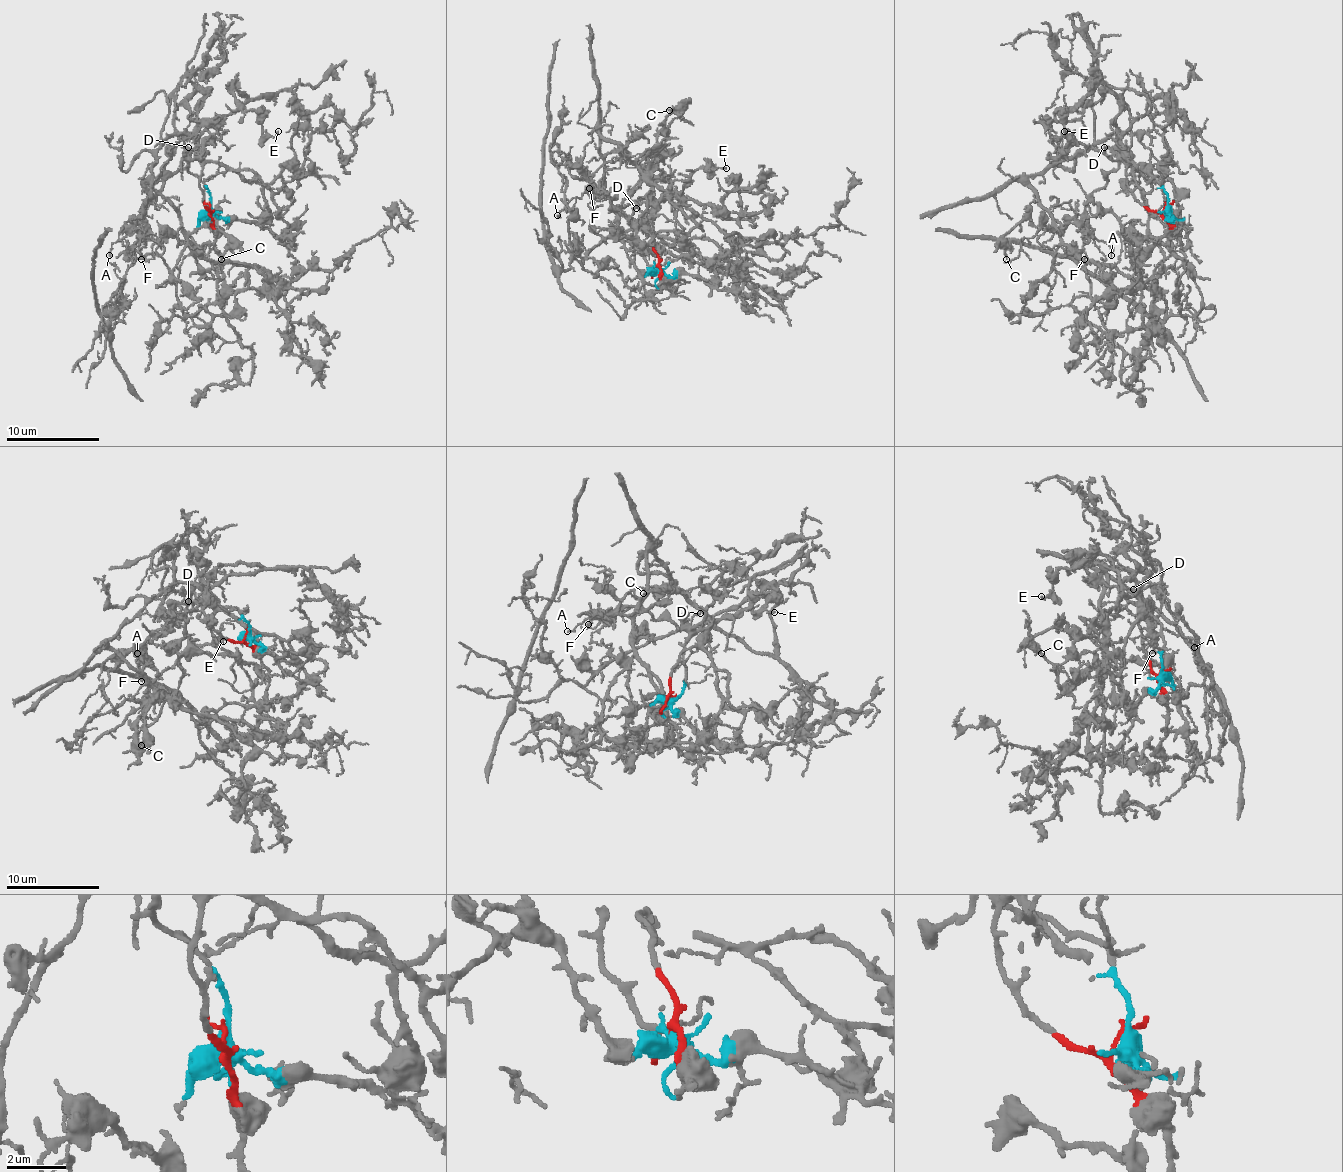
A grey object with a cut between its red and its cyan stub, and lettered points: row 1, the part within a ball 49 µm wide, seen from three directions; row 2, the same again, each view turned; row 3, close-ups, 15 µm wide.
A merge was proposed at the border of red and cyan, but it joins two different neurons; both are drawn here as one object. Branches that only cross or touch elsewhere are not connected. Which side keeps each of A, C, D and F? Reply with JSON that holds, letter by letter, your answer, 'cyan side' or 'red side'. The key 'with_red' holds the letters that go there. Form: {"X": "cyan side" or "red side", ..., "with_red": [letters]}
{"A": "cyan side", "C": "red side", "D": "cyan side", "F": "cyan side", "with_red": ["C"]}

